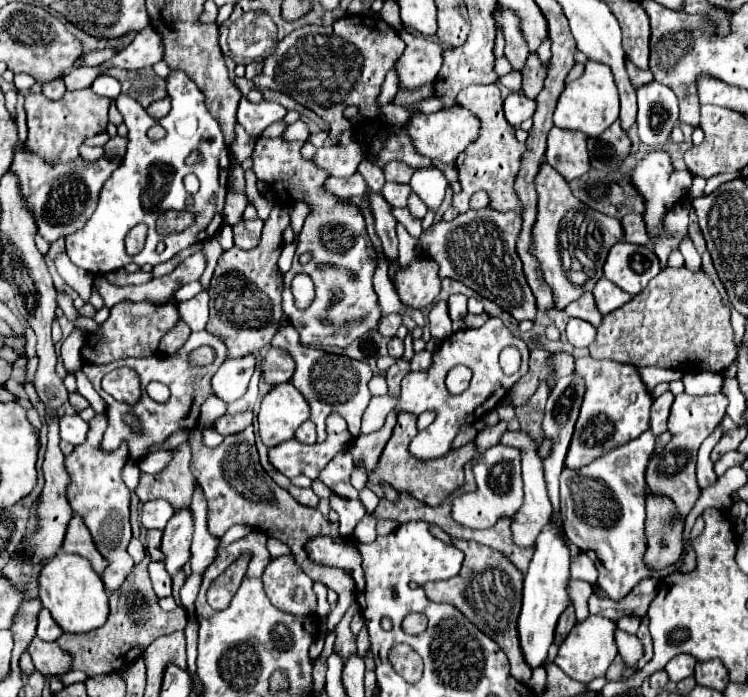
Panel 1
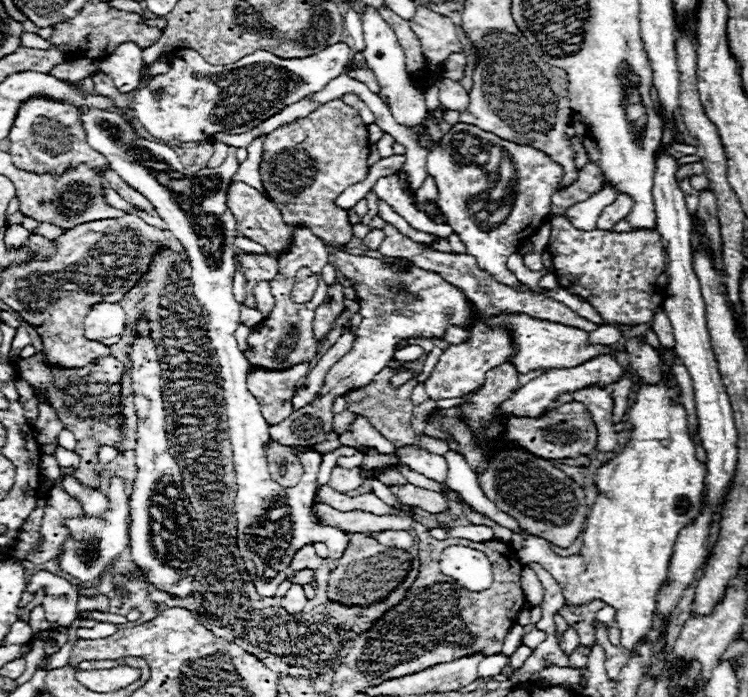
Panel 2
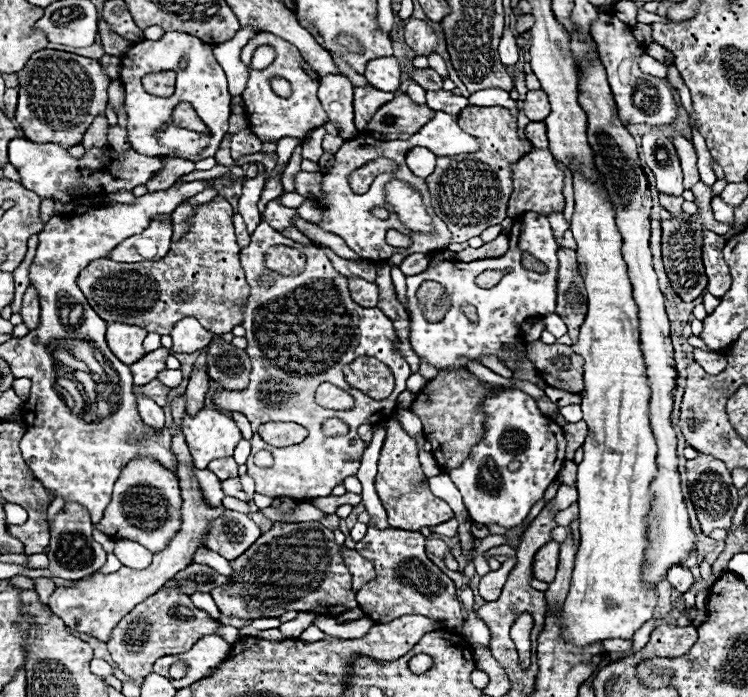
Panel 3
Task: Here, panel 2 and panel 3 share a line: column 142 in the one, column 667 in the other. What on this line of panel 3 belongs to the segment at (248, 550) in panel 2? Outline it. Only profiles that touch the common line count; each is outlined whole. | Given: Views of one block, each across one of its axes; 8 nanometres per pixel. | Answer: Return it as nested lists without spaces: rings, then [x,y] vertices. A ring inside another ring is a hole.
[[[648,132],[642,136],[642,150],[648,168],[656,176],[658,192],[668,196],[682,196],[682,170],[672,140],[660,132]]]

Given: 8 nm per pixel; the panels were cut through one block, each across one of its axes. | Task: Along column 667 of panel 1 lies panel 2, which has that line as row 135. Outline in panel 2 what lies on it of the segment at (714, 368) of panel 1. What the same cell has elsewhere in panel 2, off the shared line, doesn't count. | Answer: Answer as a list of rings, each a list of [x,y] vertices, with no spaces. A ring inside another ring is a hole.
[[[332,100],[316,108],[310,116],[284,124],[266,136],[262,162],[260,162],[260,174],[262,174],[264,188],[268,190],[272,202],[280,208],[288,224],[292,226],[306,224],[328,246],[338,246],[338,244],[348,244],[348,240],[352,238],[352,224],[348,222],[348,212],[338,208],[334,200],[348,186],[362,182],[366,178],[368,154],[370,154],[370,142],[368,142],[368,130],[366,130],[364,120],[354,108],[346,106],[342,100]]]

